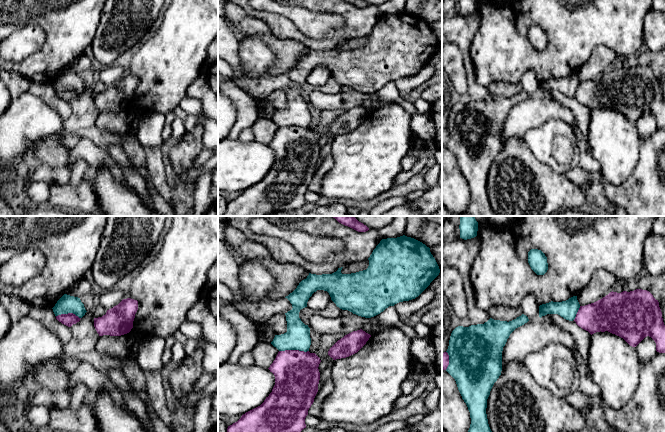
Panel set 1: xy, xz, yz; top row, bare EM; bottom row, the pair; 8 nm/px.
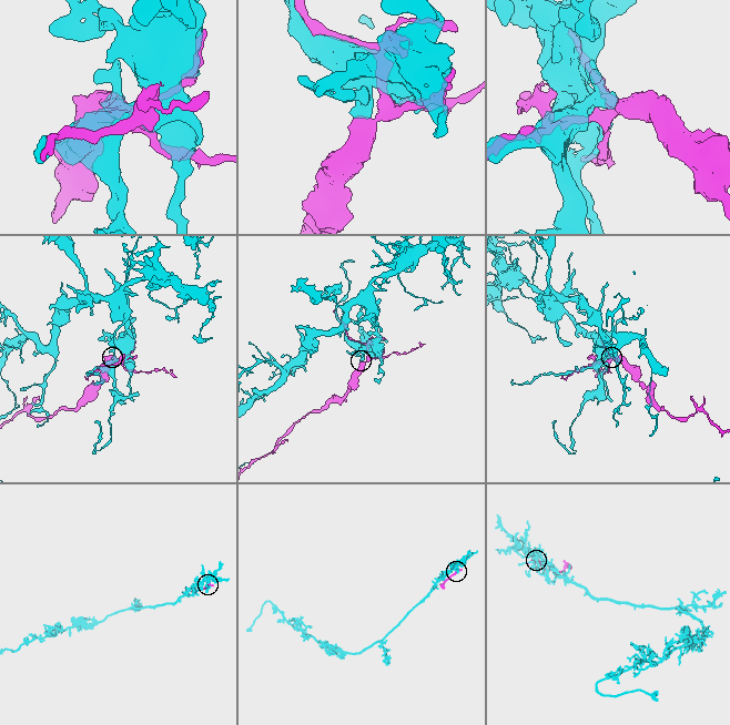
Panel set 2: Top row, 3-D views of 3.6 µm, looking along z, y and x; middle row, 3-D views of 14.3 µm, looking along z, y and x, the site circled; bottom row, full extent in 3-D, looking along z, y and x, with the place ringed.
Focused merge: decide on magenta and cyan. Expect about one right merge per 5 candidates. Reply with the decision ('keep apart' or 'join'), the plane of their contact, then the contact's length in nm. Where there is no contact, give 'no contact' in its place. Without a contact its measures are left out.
keep apart | xz | 240 nm

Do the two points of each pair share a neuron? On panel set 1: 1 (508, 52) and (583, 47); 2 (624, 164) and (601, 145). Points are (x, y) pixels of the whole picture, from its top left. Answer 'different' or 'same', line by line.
1: same
2: same

